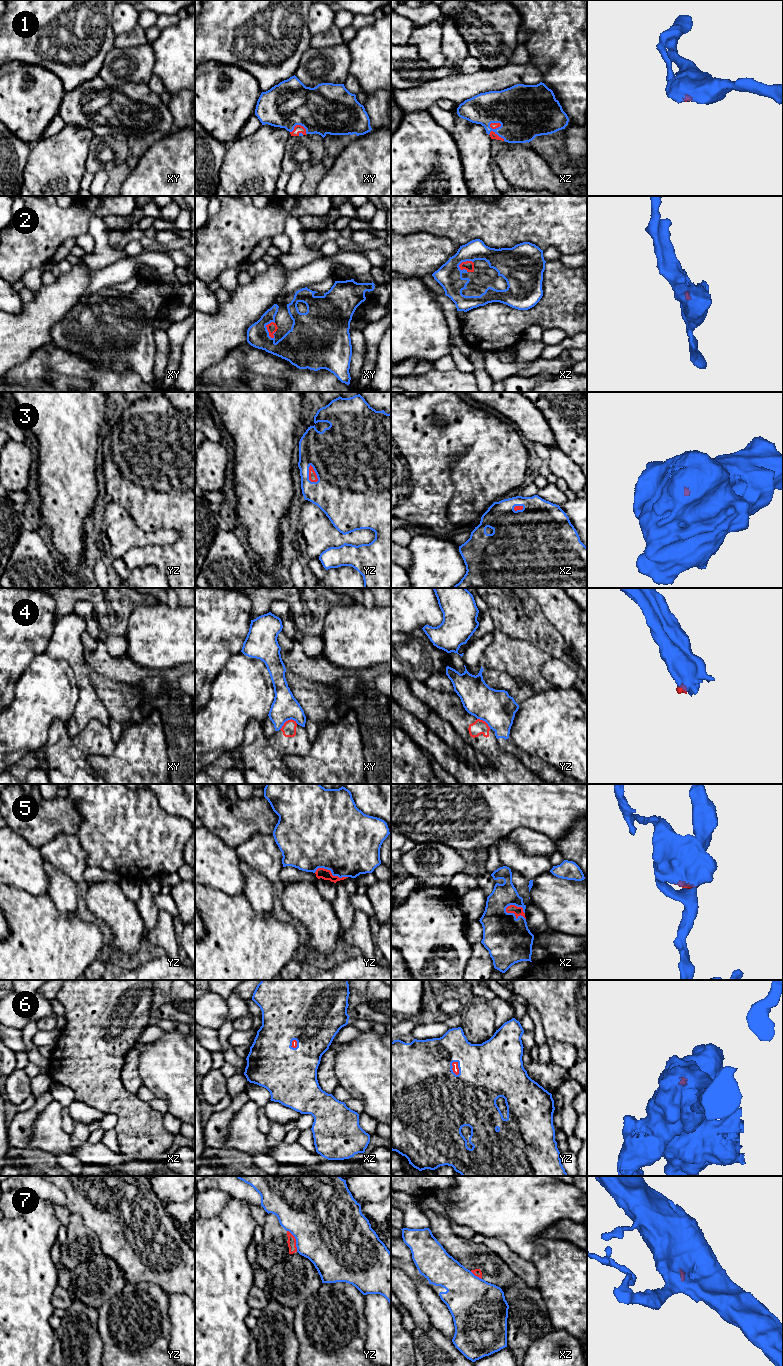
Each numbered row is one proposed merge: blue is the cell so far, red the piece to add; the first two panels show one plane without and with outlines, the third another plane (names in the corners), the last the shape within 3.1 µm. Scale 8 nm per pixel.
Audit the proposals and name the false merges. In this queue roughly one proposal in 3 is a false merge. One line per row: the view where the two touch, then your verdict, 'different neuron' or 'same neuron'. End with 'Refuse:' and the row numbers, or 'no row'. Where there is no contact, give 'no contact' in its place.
1: meets blue in xy; same neuron
2: meets blue in xy; same neuron
3: meets blue in yz; same neuron
4: meets blue in xy; different neuron
5: meets blue in xz; same neuron
6: meets blue in yz; same neuron
7: meets blue in yz; different neuron
Refuse: 4, 7

